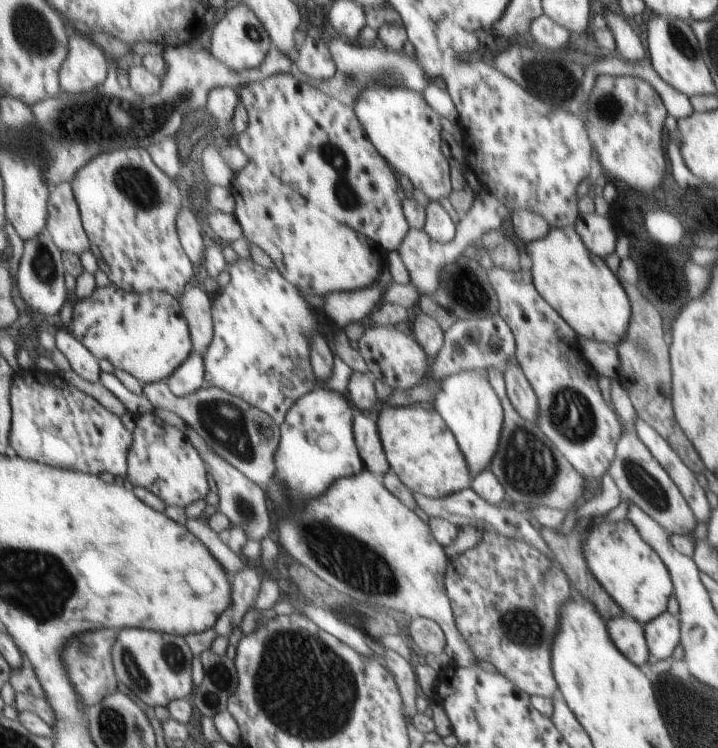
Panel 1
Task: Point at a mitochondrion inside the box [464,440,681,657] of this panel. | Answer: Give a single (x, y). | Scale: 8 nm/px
(522, 626)

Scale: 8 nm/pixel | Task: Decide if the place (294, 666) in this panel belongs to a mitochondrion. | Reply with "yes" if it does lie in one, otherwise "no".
yes

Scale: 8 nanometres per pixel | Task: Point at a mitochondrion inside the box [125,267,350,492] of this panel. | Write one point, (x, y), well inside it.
(225, 422)

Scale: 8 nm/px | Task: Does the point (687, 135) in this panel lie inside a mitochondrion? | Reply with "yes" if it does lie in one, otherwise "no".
no

